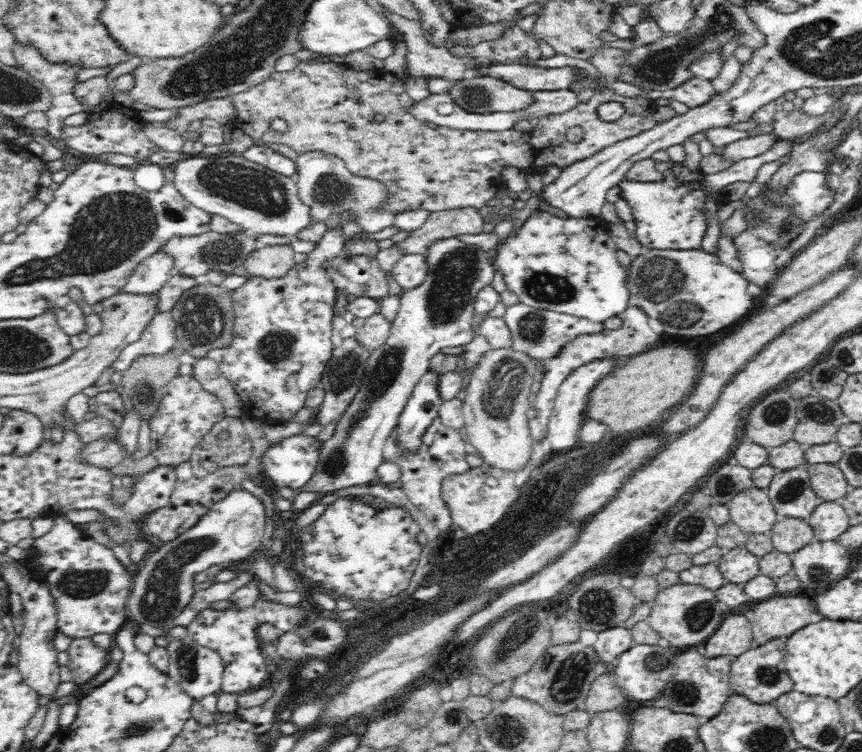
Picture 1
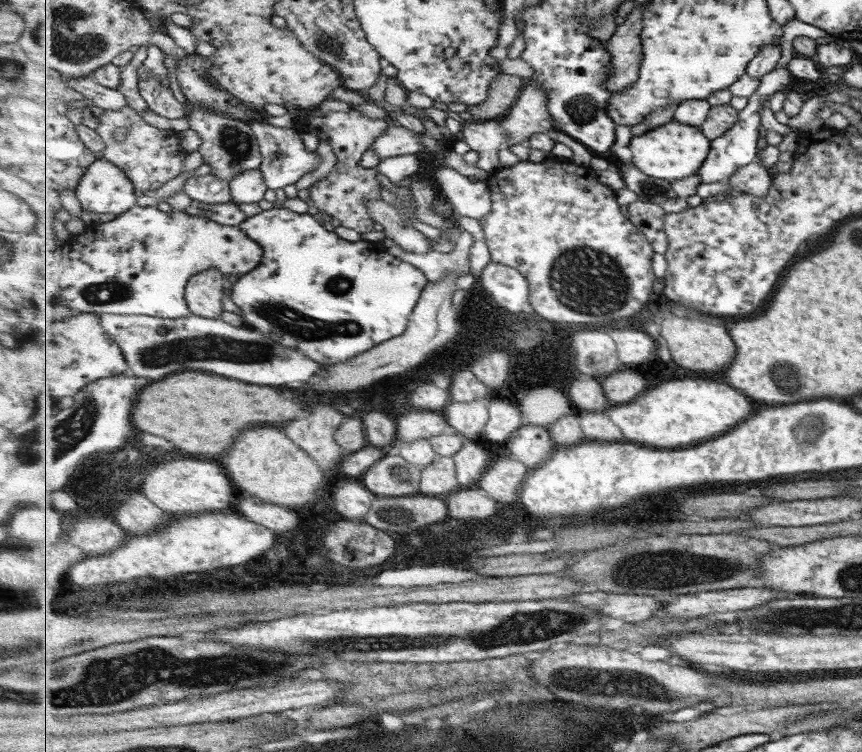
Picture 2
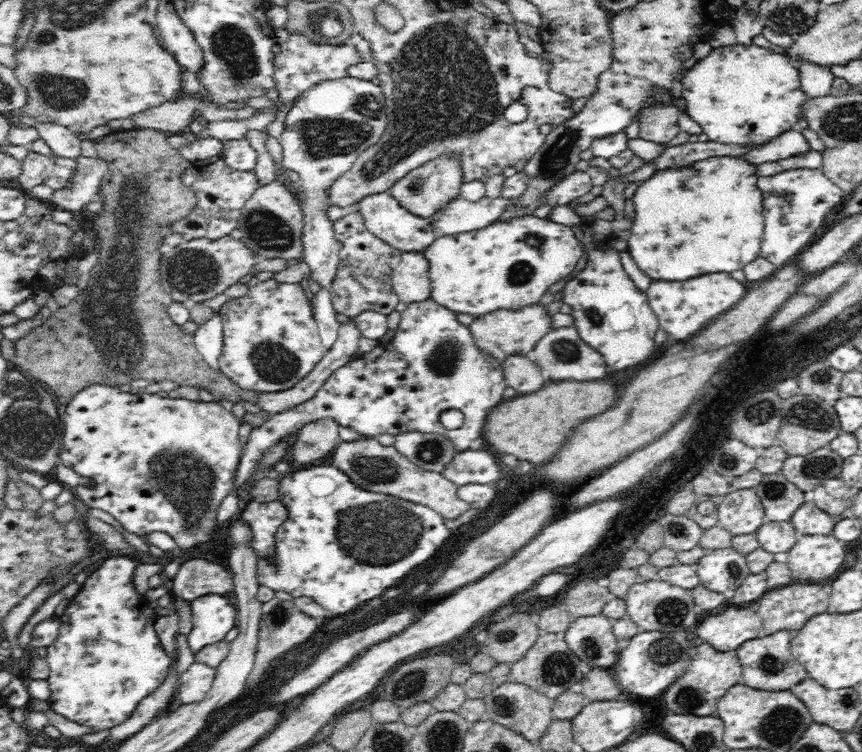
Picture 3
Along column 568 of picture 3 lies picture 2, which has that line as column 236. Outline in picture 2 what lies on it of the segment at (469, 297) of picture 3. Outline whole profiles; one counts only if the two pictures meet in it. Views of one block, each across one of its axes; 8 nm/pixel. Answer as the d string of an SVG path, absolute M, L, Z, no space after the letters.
M135 205L130 211L119 215L110 221L90 225L85 234L66 237L63 242L64 254L64 288L65 292L62 295L62 301L65 306L58 307L58 313L94 313L102 314L124 314L124 315L147 315L155 317L163 317L164 319L182 319L183 317L192 314L189 308L189 303L186 299L186 288L190 283L191 277L199 272L213 268L218 268L223 274L235 274L241 278L243 275L255 270L261 263L264 257L262 244L255 242L251 237L247 236L238 226L228 226L217 224L207 217L198 215L189 215L183 211L162 212L155 206L137 206Z

